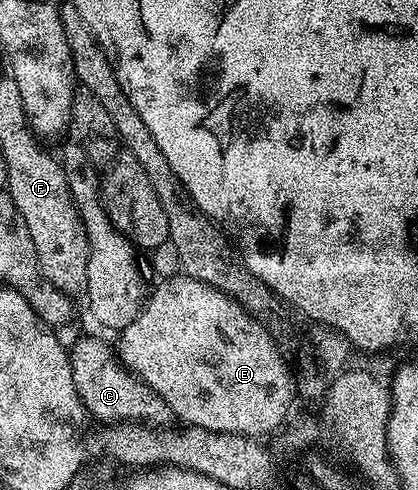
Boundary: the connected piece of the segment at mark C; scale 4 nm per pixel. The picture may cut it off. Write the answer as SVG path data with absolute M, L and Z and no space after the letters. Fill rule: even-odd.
M80 341L70 349L74 385L84 410L94 422L120 427L131 423L136 427L160 427L168 413L168 404L149 388L121 367L117 354L104 341Z

